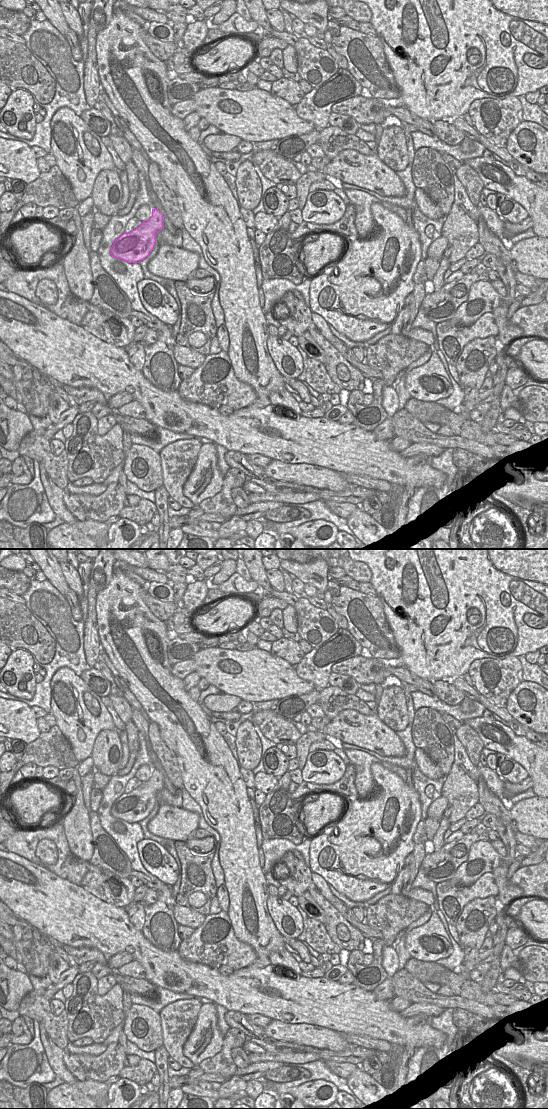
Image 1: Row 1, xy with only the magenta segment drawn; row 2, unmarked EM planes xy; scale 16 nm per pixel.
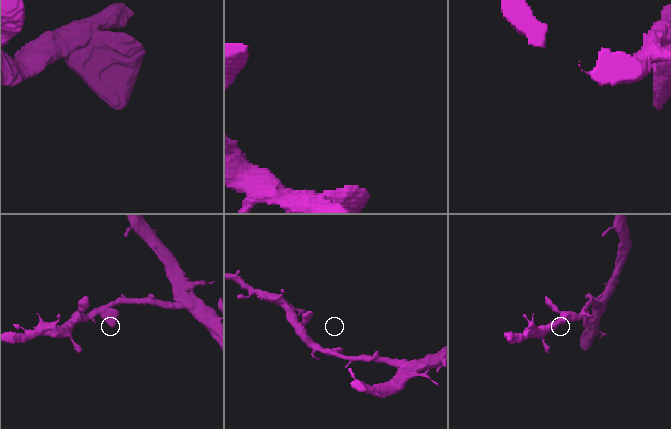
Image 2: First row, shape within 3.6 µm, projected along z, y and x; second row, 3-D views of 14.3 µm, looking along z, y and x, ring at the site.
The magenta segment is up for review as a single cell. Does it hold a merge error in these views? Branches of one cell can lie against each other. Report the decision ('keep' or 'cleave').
keep

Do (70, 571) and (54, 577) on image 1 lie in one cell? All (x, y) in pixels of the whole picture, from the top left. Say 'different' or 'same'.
different

